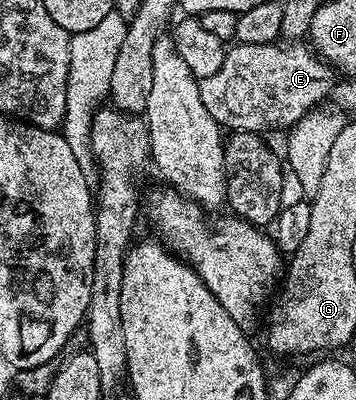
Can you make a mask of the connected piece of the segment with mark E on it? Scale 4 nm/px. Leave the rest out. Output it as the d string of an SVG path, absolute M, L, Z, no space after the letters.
M233 44L226 49L219 72L200 79L207 112L229 132L264 135L265 130L294 124L330 97L335 74L328 62L305 44Z

